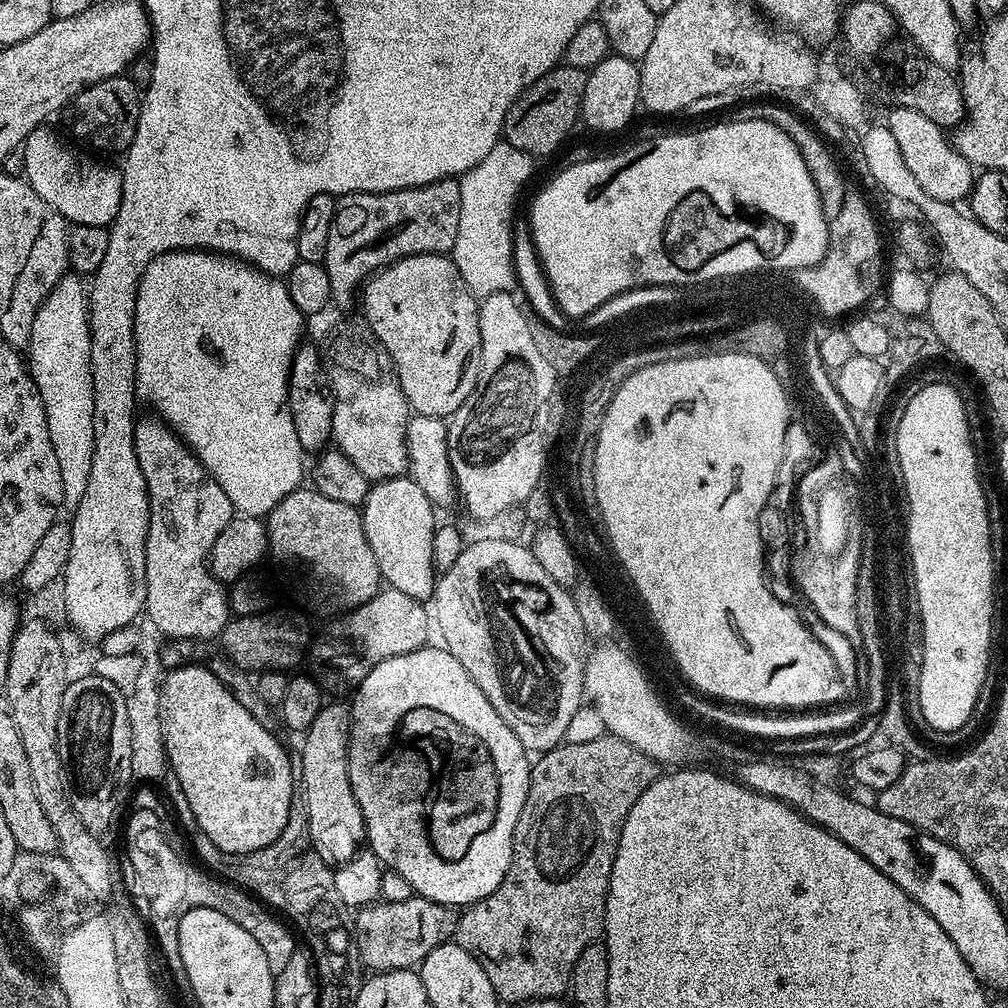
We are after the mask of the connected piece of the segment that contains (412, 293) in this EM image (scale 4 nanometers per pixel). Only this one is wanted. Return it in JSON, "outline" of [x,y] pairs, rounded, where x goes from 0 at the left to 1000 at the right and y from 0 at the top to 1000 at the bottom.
{"outline":[[[436,250],[401,254],[366,274],[360,283],[359,294],[360,290],[360,316],[387,351],[397,385],[405,396],[406,406],[412,412],[448,414],[454,403],[462,399],[470,387],[472,376],[476,374],[476,303],[473,295],[462,284],[452,259]]]}

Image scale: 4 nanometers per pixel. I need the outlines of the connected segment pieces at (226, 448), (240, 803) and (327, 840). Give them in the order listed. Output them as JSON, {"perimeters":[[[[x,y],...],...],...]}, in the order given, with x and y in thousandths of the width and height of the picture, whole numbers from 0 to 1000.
{"perimeters":[[[[180,248],[178,250],[162,250],[157,256],[153,256],[153,260],[149,260],[143,266],[143,271],[139,277],[139,283],[137,284],[137,292],[135,293],[135,311],[133,312],[133,335],[135,336],[135,391],[140,398],[143,397],[148,401],[150,408],[154,412],[158,413],[188,444],[190,445],[190,449],[200,458],[200,462],[207,470],[212,474],[212,478],[216,478],[216,482],[220,482],[220,486],[224,486],[224,494],[228,494],[231,505],[239,512],[252,512],[255,514],[265,513],[267,508],[272,506],[272,502],[276,498],[280,498],[280,494],[284,494],[284,490],[288,490],[294,484],[299,483],[301,472],[304,472],[304,460],[302,464],[302,455],[304,455],[304,449],[301,442],[296,438],[296,431],[292,427],[292,419],[290,418],[289,411],[284,407],[286,400],[286,372],[290,369],[290,353],[296,348],[300,334],[298,332],[302,329],[302,320],[304,320],[304,314],[302,311],[296,308],[296,304],[292,300],[292,296],[288,296],[288,288],[285,281],[279,275],[269,274],[266,270],[260,269],[258,266],[254,266],[250,262],[246,262],[243,258],[238,258],[234,254],[227,254],[220,250],[208,250],[205,248]]],[[[183,659],[162,672],[159,719],[169,766],[179,777],[178,785],[191,805],[195,822],[202,825],[212,839],[226,845],[258,844],[280,827],[288,805],[290,770],[287,747],[274,735],[275,727],[264,724],[213,671],[209,662]]],[[[322,697],[315,704],[315,712],[301,727],[302,739],[297,739],[300,750],[300,774],[304,778],[304,795],[308,800],[308,841],[318,854],[336,859],[350,853],[363,833],[361,809],[351,792],[345,763],[345,731],[349,728],[349,703],[344,697]]]]}

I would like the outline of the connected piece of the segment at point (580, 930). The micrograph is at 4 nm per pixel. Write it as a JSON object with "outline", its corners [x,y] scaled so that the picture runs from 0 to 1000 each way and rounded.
{"outline":[[[600,728],[589,732],[589,736],[573,736],[555,738],[553,742],[547,742],[539,747],[536,754],[527,759],[528,771],[522,788],[522,796],[518,800],[518,808],[514,808],[514,819],[510,819],[510,831],[508,832],[508,854],[502,863],[500,873],[482,891],[463,898],[455,906],[452,915],[451,936],[458,938],[472,951],[474,958],[482,962],[482,970],[486,970],[486,978],[490,978],[493,989],[497,993],[505,992],[506,995],[515,997],[522,992],[550,992],[559,989],[564,983],[567,974],[569,954],[573,954],[573,946],[581,942],[585,936],[594,934],[599,924],[599,904],[603,894],[603,872],[609,859],[609,851],[613,843],[613,835],[617,827],[617,819],[633,792],[653,772],[653,758],[642,751],[635,744],[630,743],[623,735],[615,731]]]}

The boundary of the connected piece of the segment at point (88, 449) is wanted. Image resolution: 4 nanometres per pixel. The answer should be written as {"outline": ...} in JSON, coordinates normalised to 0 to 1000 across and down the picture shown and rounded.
{"outline":[[[64,272],[52,291],[40,301],[26,346],[26,364],[32,370],[32,378],[36,380],[44,400],[50,423],[50,438],[54,442],[54,450],[58,450],[58,466],[62,466],[63,503],[67,506],[74,506],[77,498],[81,498],[81,490],[85,490],[85,477],[89,475],[89,458],[93,450],[93,387],[89,363],[91,328],[87,326],[87,290],[84,279],[82,282],[71,273]]]}

